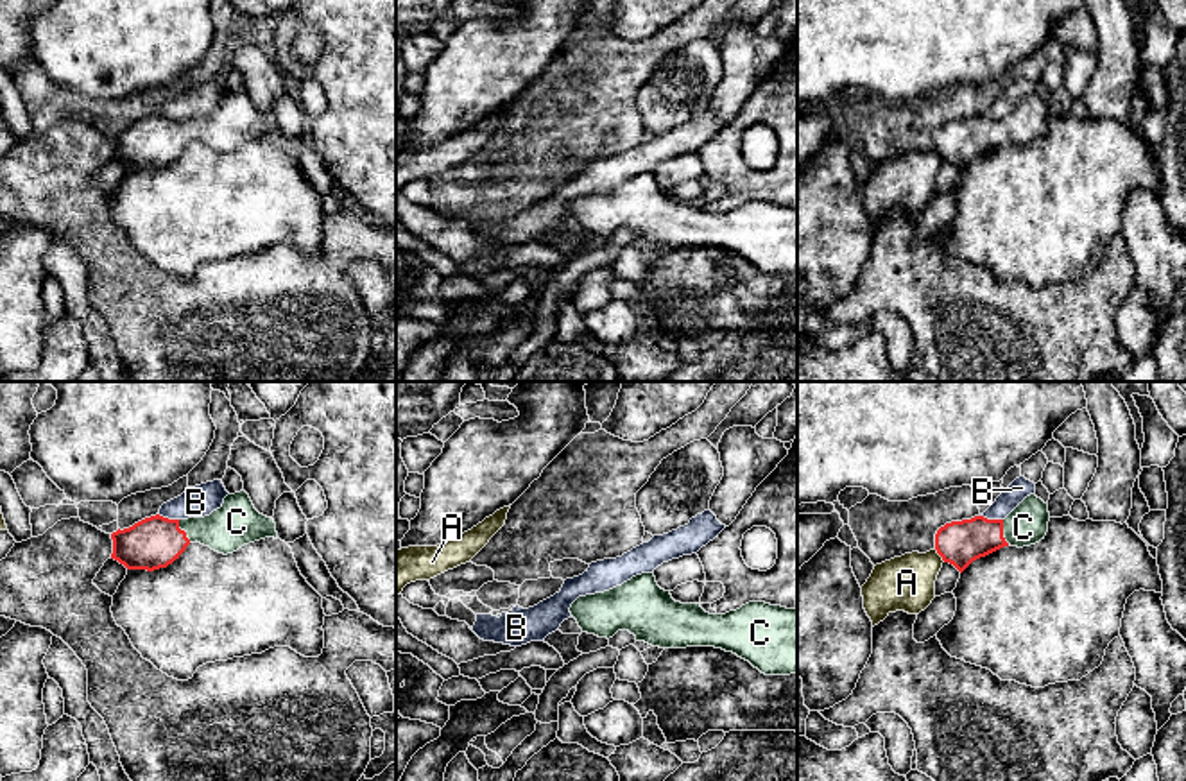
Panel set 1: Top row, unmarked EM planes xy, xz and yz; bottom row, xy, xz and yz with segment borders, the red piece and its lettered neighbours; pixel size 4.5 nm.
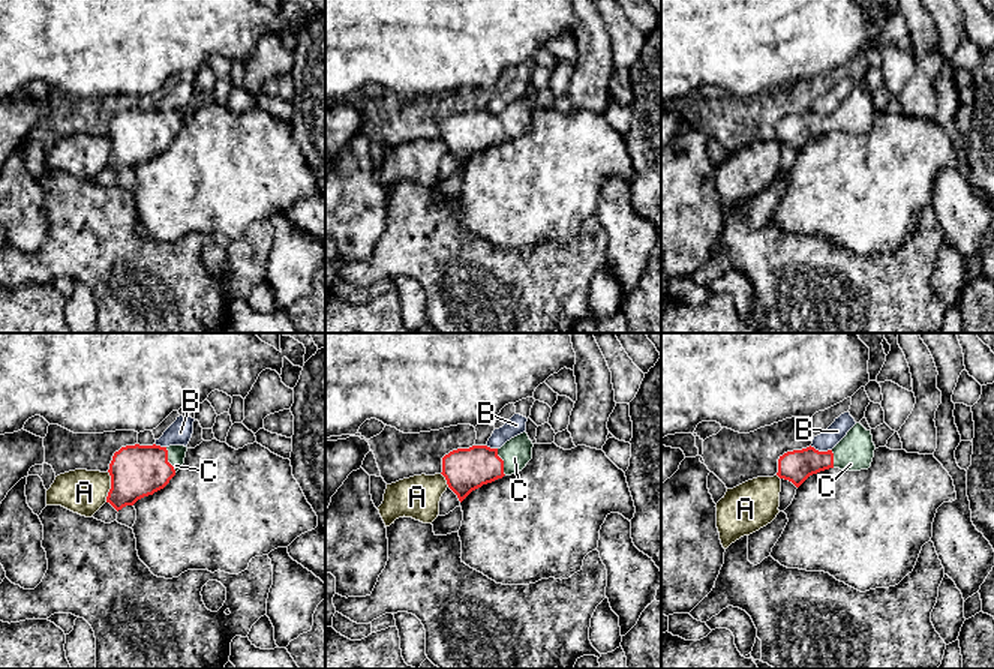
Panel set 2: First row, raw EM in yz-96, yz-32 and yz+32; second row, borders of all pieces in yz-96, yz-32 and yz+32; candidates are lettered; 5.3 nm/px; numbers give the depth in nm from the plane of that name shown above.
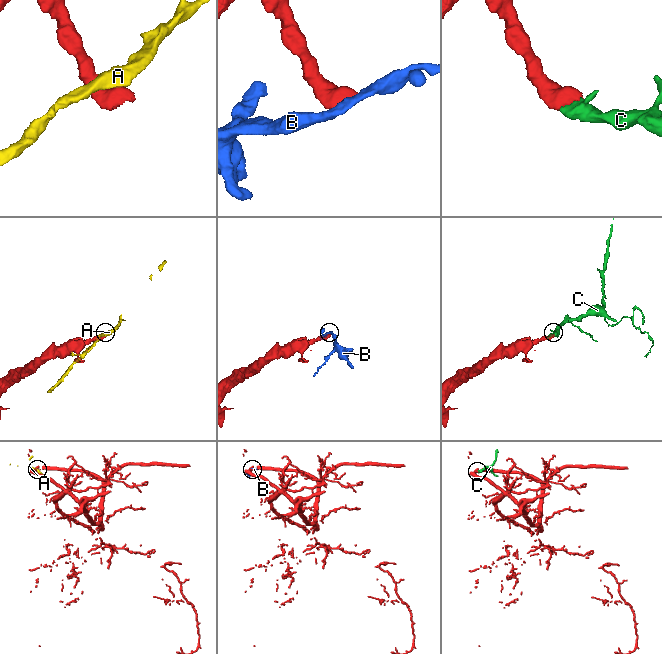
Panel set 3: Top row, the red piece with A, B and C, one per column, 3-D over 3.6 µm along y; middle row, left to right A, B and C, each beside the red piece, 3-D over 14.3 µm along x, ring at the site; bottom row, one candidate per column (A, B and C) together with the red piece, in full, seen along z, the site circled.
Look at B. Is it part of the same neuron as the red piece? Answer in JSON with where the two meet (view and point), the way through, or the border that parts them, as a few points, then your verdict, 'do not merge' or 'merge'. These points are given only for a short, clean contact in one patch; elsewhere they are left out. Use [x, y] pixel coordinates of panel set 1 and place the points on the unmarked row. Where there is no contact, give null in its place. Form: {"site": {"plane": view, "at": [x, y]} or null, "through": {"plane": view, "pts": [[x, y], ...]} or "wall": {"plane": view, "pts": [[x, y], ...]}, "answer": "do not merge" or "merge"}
{"site": {"plane": "yz", "at": [991, 119]}, "wall": {"plane": "yz", "pts": [[980, 113], [1002, 119]]}, "answer": "do not merge"}

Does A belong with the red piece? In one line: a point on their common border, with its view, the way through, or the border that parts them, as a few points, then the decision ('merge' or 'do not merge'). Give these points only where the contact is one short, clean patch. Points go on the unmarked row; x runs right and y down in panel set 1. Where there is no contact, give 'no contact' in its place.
yz (939, 153) | do not merge

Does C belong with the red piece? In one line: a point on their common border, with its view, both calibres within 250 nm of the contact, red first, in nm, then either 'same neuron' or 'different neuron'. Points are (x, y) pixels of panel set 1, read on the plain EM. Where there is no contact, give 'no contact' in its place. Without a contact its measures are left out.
contact xy (183, 129); calibres 240 and 200 nm; same neuron

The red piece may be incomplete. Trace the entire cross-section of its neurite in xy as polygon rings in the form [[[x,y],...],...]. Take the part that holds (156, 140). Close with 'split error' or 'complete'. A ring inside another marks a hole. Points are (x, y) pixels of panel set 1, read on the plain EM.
[[[228,93],[220,107],[204,116],[168,118],[159,113],[111,133],[111,158],[127,168],[154,170],[167,167],[190,142],[201,142],[219,152],[233,152],[244,143],[274,136],[272,116],[260,113],[249,93]]]; split error

